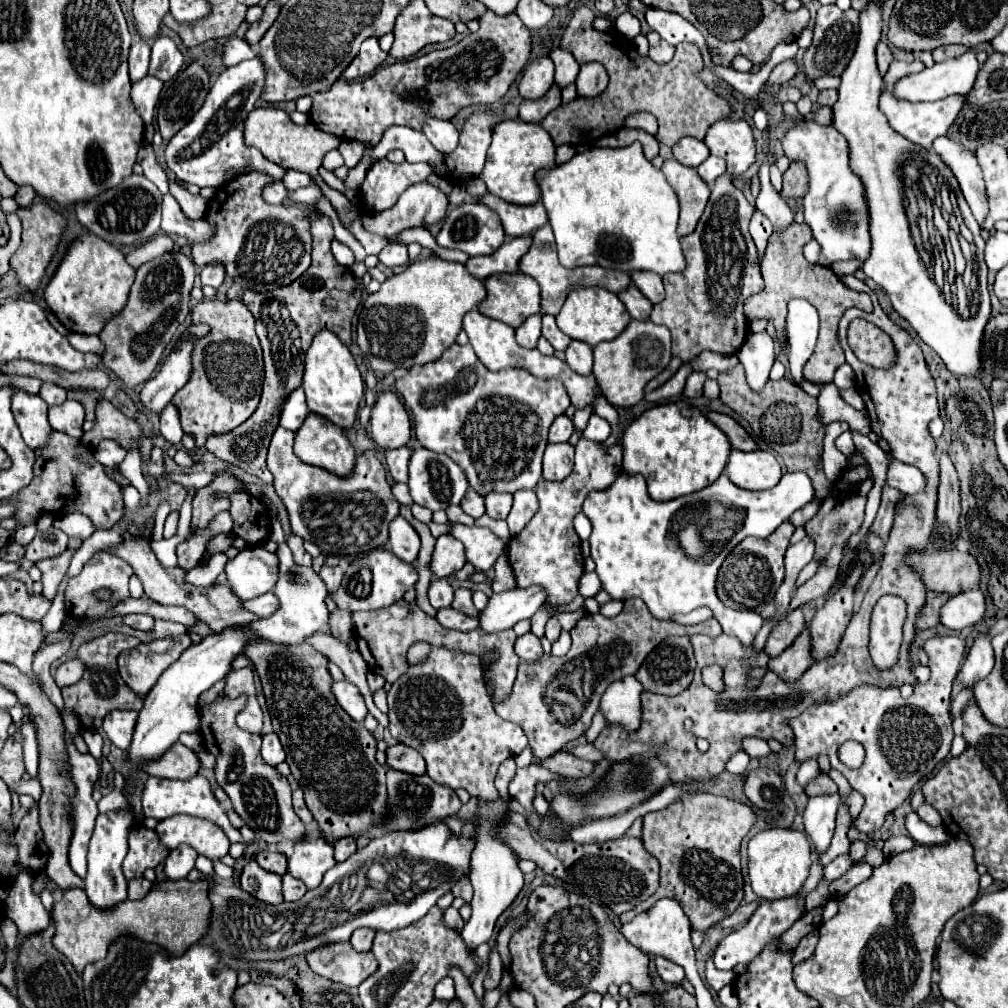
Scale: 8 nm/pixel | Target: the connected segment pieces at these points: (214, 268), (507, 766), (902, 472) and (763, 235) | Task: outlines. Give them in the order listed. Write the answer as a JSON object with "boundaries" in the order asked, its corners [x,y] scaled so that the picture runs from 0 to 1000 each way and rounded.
{"boundaries":[[[[204,263],[198,271],[200,275],[200,283],[208,283],[208,285],[218,285],[222,275],[224,275],[224,269],[222,269],[222,263]]],[[[500,755],[500,757],[496,759],[496,765],[494,765],[494,769],[492,769],[492,783],[494,783],[498,789],[504,789],[504,777],[506,777],[506,773],[508,773],[508,769],[510,769],[510,763],[512,763],[510,755]]],[[[883,455],[879,479],[883,483],[893,485],[899,491],[909,491],[909,487],[913,487],[913,483],[917,483],[917,473],[913,471],[913,467],[909,467],[909,463]]],[[[750,207],[750,211],[746,213],[746,219],[744,219],[744,233],[746,233],[748,241],[750,241],[752,253],[756,255],[756,251],[760,247],[760,241],[762,241],[764,233],[766,233],[766,223],[762,221],[762,215],[758,211],[754,211],[752,207]]]]}

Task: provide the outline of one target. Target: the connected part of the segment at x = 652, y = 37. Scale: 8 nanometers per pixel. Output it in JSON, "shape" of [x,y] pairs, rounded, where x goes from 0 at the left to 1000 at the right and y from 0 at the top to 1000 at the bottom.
{"shape":[[[645,31],[643,35],[643,41],[645,41],[645,59],[651,61],[651,63],[663,63],[667,61],[667,55],[669,55],[669,47],[665,43],[661,43],[651,31]]]}

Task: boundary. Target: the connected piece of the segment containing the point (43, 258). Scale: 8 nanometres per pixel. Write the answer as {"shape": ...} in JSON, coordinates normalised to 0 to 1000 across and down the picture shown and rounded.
{"shape":[[[32,201],[30,205],[20,205],[16,211],[22,219],[22,241],[20,241],[18,249],[10,255],[10,267],[16,271],[18,281],[22,285],[26,285],[28,289],[36,289],[46,271],[46,265],[52,259],[56,245],[63,233],[65,217],[58,209],[54,209],[48,201]]]}

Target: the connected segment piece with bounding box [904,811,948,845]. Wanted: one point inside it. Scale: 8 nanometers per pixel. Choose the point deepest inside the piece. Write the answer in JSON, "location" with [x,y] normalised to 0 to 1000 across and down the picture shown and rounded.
{"location":[914,825]}

